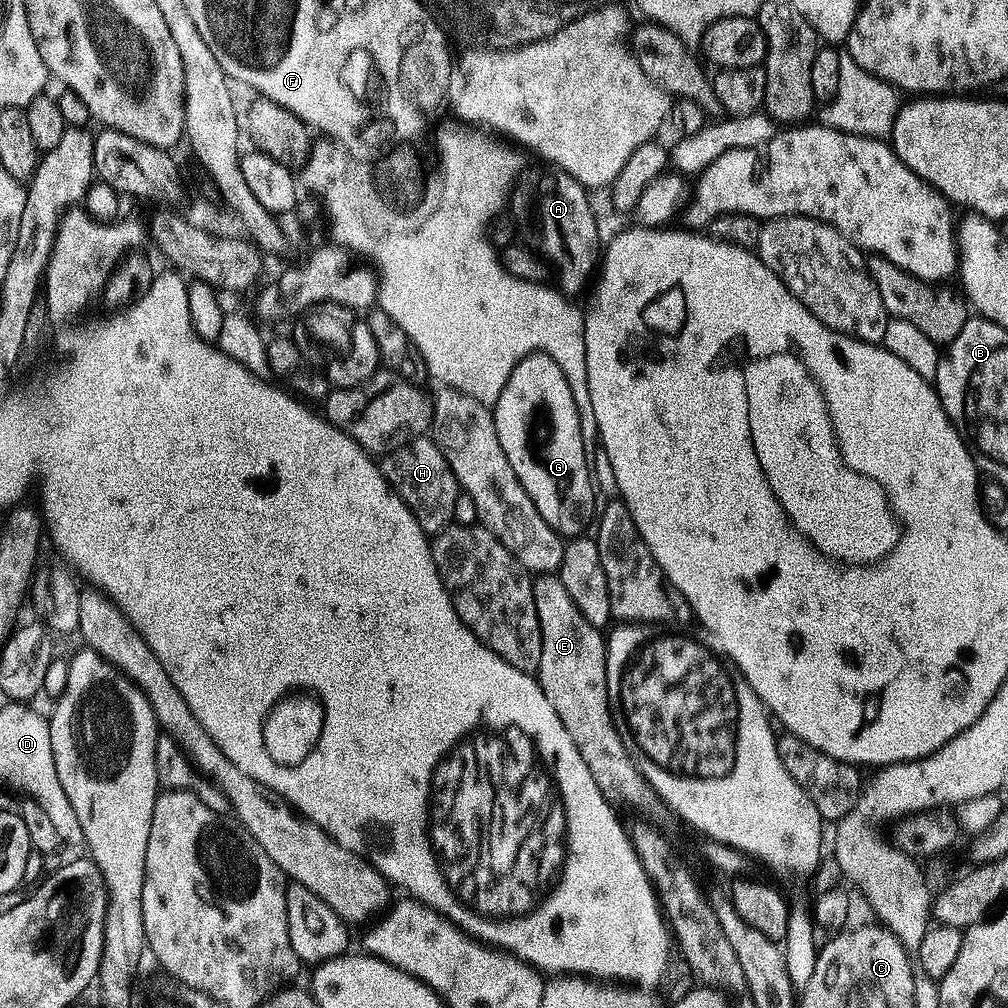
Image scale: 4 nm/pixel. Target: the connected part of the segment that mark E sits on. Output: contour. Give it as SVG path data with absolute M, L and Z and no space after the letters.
M540 574L535 577L534 602L538 606L538 618L542 622L542 666L538 673L538 683L544 692L544 699L550 702L560 723L566 726L568 739L574 742L578 754L582 754L584 764L590 766L592 780L598 782L600 795L605 796L613 805L625 804L638 812L636 814L646 814L642 812L657 807L658 797L628 755L616 729L616 721L612 718L612 703L608 697L608 645L605 633L590 626L590 622L582 618L582 610L578 610L574 598L570 598L566 586L562 586L559 575Z

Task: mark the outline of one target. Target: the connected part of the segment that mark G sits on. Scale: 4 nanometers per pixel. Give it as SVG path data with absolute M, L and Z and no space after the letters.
M525 355L510 382L506 382L506 390L502 390L502 398L494 406L494 415L498 442L502 442L502 450L506 450L506 458L510 458L514 474L518 474L518 482L526 486L526 494L538 506L538 514L565 538L585 535L588 523L591 520L593 523L598 512L598 492L583 449L578 408L562 366L549 356Z

